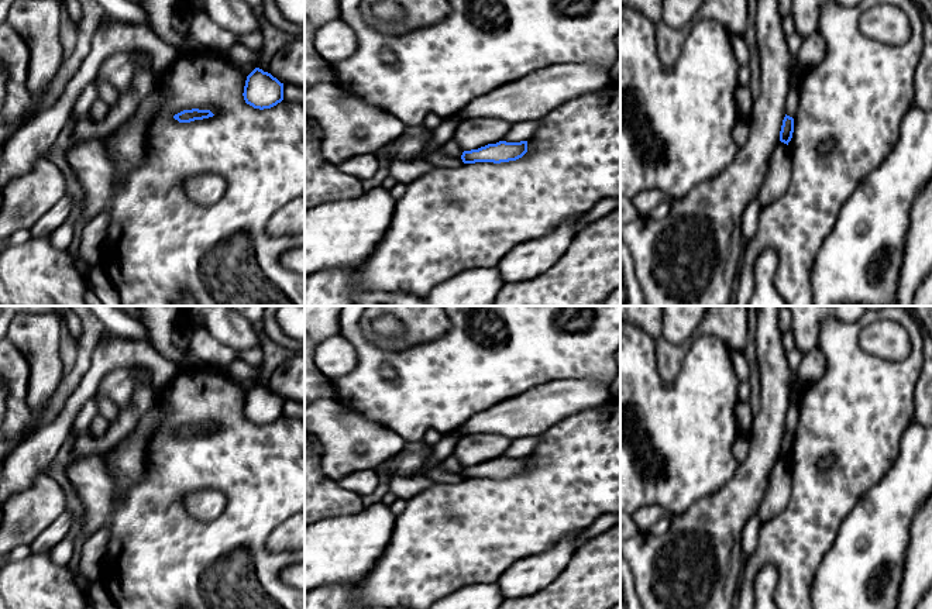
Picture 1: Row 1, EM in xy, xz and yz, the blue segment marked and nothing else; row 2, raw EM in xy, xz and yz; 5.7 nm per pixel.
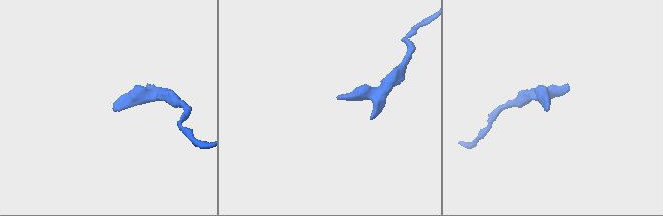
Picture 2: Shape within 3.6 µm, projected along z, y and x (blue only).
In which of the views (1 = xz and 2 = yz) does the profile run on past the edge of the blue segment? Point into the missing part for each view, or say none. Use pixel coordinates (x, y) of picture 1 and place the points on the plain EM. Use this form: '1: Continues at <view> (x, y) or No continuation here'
1: No continuation here
2: No continuation here

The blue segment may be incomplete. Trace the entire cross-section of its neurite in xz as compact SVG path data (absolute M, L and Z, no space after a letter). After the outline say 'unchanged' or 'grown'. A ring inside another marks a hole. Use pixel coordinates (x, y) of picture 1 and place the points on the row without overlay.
M527 457L488 460L478 465L464 467L461 475L464 479L475 478L509 478L522 474L527 468Z | unchanged

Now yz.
M785 430L780 447L780 457L788 461L788 458L792 454L792 448L794 448L794 434Z | unchanged

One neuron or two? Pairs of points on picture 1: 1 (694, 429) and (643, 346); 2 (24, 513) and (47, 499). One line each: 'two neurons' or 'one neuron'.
1: one neuron
2: one neuron

